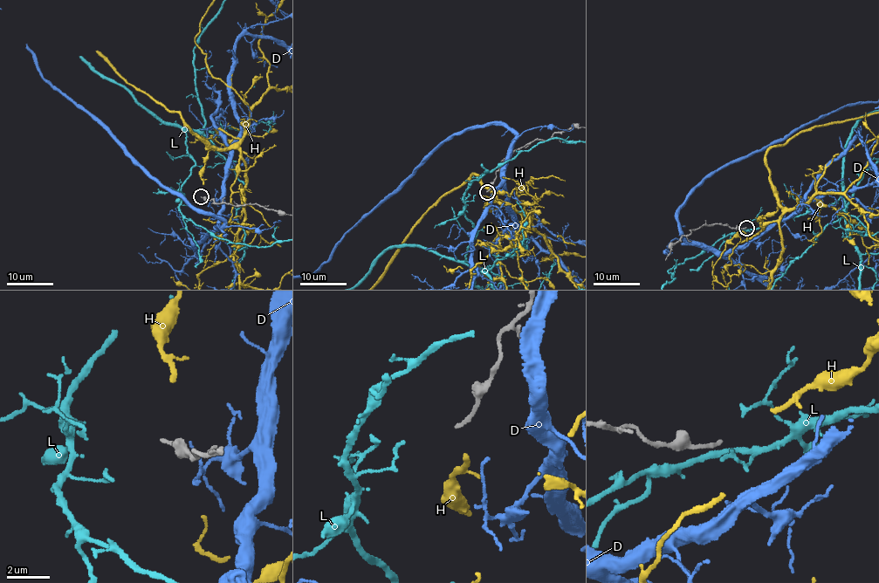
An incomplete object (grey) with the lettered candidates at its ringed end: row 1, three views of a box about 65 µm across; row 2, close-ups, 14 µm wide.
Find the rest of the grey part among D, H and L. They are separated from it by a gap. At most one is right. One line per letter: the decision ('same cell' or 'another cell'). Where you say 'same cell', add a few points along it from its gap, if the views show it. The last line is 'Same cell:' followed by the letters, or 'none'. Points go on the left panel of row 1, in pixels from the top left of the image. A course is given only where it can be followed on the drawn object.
D: another cell
H: same cell
L: another cell
Same cell: H

